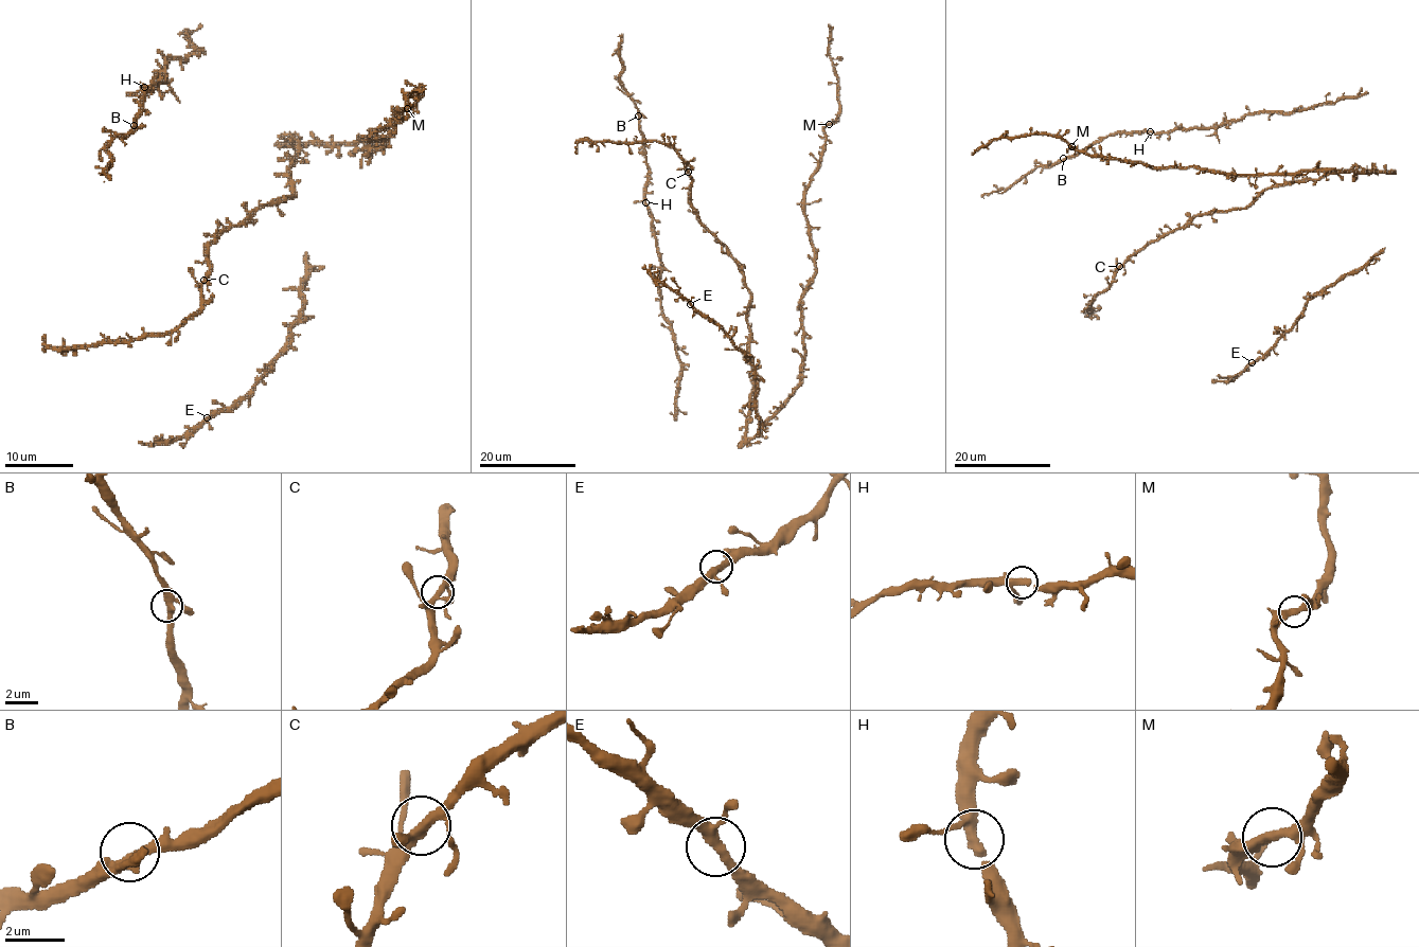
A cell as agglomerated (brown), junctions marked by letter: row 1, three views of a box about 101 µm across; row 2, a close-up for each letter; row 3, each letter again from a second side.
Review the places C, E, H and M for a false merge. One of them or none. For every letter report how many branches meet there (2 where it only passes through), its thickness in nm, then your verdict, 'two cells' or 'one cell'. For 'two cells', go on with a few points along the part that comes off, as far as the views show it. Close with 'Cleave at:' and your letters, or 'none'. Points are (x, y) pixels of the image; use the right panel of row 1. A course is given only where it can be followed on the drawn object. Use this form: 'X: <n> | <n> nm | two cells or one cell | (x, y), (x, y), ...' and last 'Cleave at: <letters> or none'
C: 4 | 280 nm | one cell
E: 3 | 300 nm | one cell
H: 3 | 280 nm | one cell
M: 3 | 300 nm | one cell
Cleave at: none

